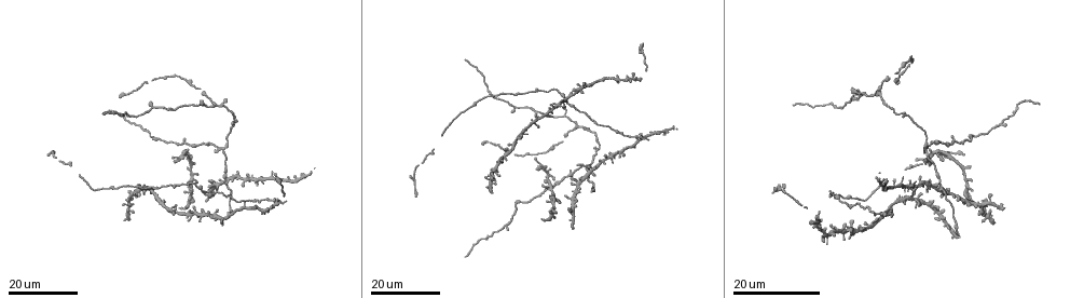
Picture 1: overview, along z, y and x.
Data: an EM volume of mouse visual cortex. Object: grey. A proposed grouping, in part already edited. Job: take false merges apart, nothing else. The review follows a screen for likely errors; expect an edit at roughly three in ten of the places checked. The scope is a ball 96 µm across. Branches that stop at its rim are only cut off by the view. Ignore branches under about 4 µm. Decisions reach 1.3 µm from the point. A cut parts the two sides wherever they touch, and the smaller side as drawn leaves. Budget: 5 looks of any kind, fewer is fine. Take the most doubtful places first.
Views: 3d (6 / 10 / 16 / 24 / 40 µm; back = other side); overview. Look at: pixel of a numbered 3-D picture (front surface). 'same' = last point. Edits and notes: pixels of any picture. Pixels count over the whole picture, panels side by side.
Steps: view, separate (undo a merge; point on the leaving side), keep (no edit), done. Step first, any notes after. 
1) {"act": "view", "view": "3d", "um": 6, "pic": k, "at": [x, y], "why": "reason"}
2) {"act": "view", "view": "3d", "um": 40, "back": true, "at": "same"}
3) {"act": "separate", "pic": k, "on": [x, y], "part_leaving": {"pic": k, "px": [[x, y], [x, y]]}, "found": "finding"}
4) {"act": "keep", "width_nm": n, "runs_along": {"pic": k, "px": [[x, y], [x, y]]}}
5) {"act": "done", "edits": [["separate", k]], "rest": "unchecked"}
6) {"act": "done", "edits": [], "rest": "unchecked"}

{"act": "view", "view": "3d", "um": 24, "pic": 1, "at": [220, 147], "why": "two arms in line, one across"}

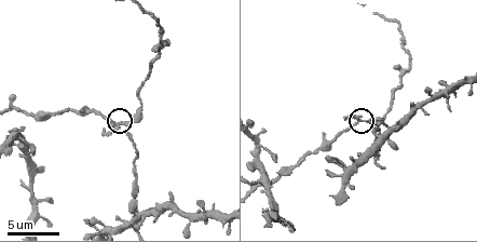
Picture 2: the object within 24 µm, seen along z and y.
{"act": "view", "view": "3d", "um": 10, "pic": 2, "at": [128, 121]}

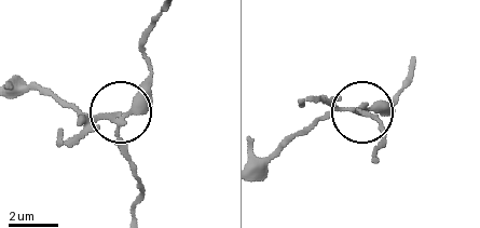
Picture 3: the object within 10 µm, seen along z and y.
{"act": "separate", "pic": 3, "on": [83, 119], "part_leaving": {"pic": 3, "px": [[120, 118], [92, 118], [42, 91], [17, 86]]}, "found": "a second neuron is stuck on"}

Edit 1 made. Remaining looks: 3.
{"act": "view", "view": "3d", "um": 16, "pic": 1, "at": [130, 115], "why": "arms run side by side"}

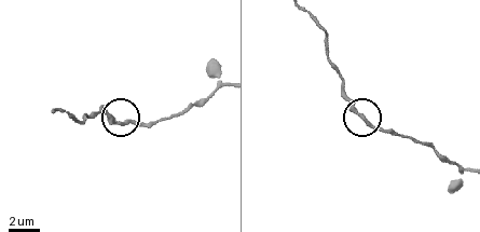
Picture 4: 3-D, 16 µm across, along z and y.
{"act": "view", "view": "3d", "um": 6, "pic": 4, "at": [123, 123]}

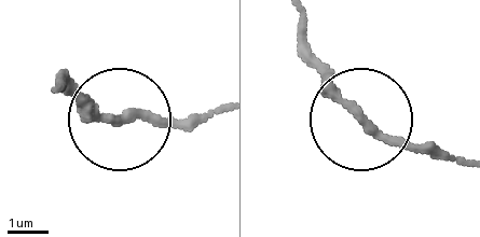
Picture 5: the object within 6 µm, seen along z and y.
{"act": "keep", "width_nm": 200, "runs_along": {"pic": 5, "px": [[218, 108], [105, 117], [57, 80]]}, "found": "one neuron here"}

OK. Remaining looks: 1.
{"act": "done", "edits": [["separate", 3]], "rest": "unchecked"}

